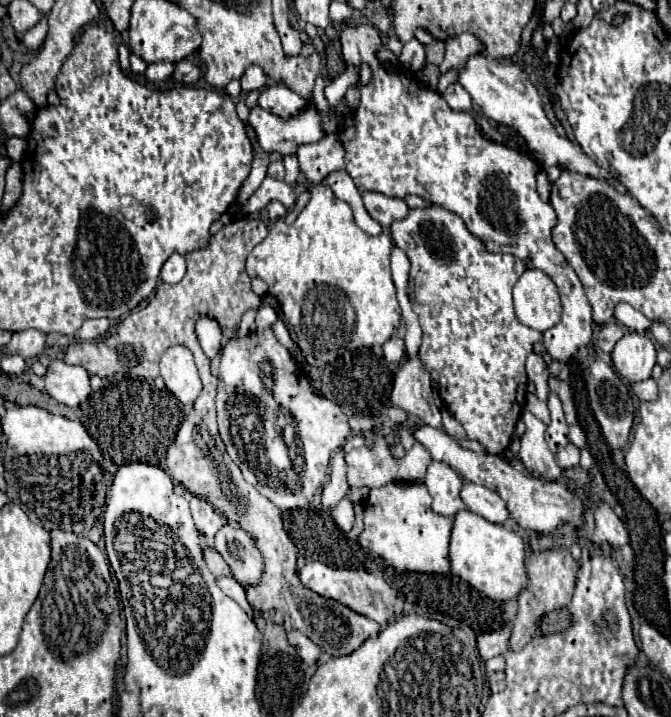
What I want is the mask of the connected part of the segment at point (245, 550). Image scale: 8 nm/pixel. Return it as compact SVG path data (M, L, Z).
M222 525L214 535L214 547L230 565L234 579L240 585L256 583L262 575L262 555L254 547L254 541L248 533L234 525Z

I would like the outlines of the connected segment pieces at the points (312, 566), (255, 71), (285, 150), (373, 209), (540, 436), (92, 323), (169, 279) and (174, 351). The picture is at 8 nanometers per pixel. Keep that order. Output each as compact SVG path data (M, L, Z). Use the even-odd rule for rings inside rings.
M314 561L314 563L306 563L300 571L300 581L316 591L318 595L322 597L330 597L334 601L340 601L342 605L350 607L352 611L380 623L380 627L384 627L386 623L392 621L394 617L394 601L396 601L396 589L392 587L392 583L388 583L384 577L376 575L376 573L370 573L370 571L358 571L358 569L334 569L334 567L328 567L320 561Z
M252 65L246 69L246 73L242 75L240 79L242 83L242 91L248 93L248 91L254 91L254 89L262 89L266 85L266 75L264 71L258 67L258 65Z
M313 103L288 121L264 111L262 107L252 107L248 125L256 133L256 141L264 151L278 151L282 155L296 153L298 145L316 143L324 137L320 127L320 117Z
M364 193L364 207L366 211L372 215L374 221L378 221L384 229L388 229L396 219L404 219L404 215L408 215L408 205L402 199L396 197L386 197L380 193Z
M524 411L522 421L526 423L526 433L520 437L518 457L524 463L526 471L532 477L540 477L546 481L558 481L562 477L562 469L556 463L548 443L544 441L546 423L542 423L534 413Z
M86 319L82 327L78 329L78 339L82 341L94 341L102 335L106 335L110 329L110 319Z
M172 253L172 255L166 259L166 263L162 265L160 279L162 279L164 283L174 285L174 283L182 281L184 273L186 273L186 263L184 263L184 257L182 257L182 255L178 255L178 253Z
M184 345L168 347L160 359L160 375L166 383L166 389L172 391L182 403L194 403L202 391L194 357Z

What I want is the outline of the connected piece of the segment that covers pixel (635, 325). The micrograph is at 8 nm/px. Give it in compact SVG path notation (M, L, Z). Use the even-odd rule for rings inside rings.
M618 303L616 305L616 311L614 311L614 317L624 327L628 327L630 331L636 331L636 333L646 333L650 329L650 325L652 325L652 321L648 317L644 317L640 311L636 311L628 303Z

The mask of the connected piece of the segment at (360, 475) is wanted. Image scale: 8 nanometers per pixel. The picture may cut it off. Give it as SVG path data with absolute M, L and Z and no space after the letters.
M376 435L372 447L362 445L358 449L352 449L346 453L346 463L348 463L348 483L356 487L382 487L388 483L422 483L426 477L426 469L430 465L430 453L424 445L414 443L410 451L406 451L404 457L396 459L390 453L392 443L386 441L386 437Z

